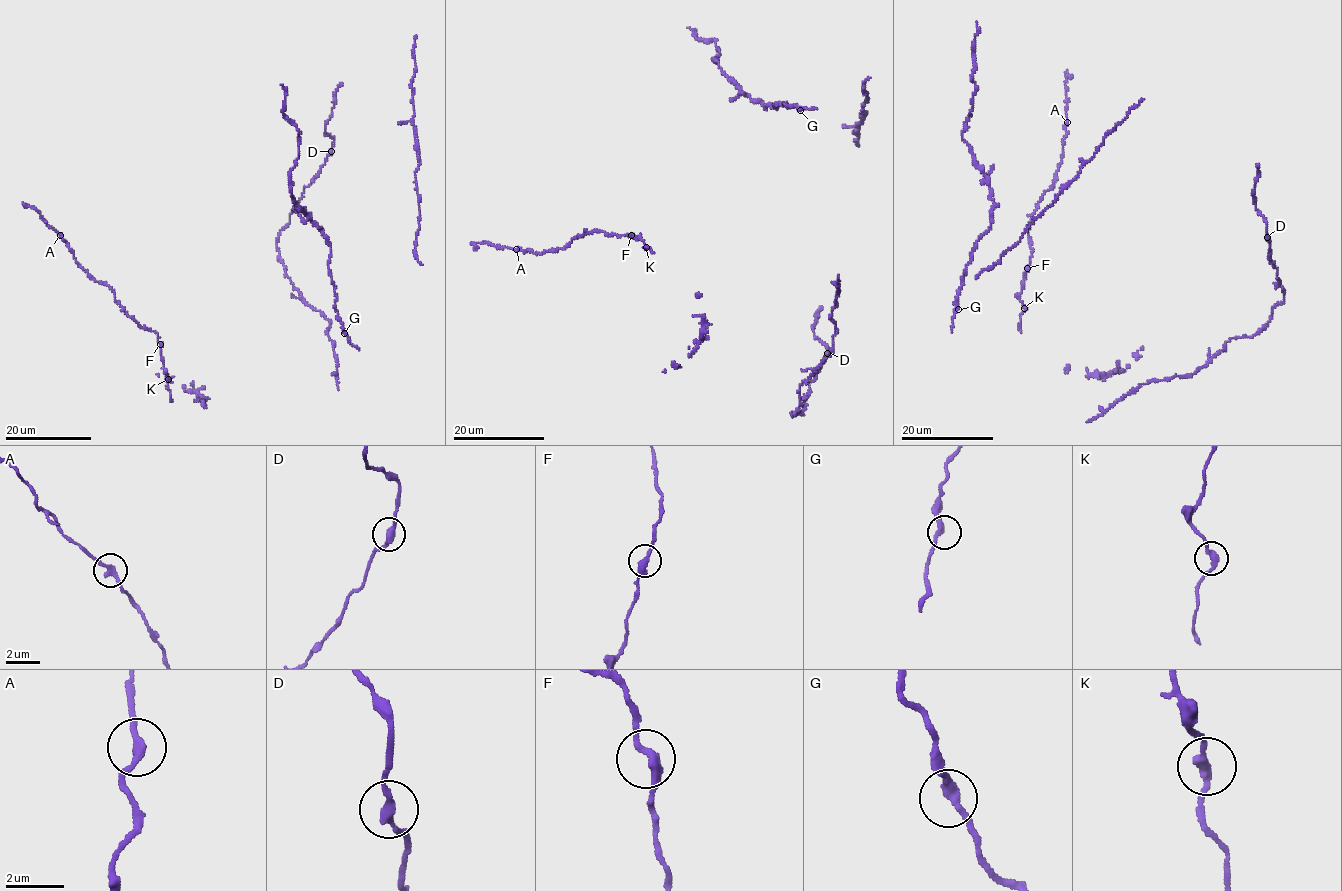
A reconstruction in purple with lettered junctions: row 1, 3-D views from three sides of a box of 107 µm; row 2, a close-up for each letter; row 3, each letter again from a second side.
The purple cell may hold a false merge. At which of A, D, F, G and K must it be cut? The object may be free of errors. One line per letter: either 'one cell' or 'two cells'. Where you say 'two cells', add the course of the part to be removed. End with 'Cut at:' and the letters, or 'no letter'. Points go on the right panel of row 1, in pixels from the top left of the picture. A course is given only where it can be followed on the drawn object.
A: one cell
D: one cell
F: one cell
G: one cell
K: one cell
Cut at: no letter

